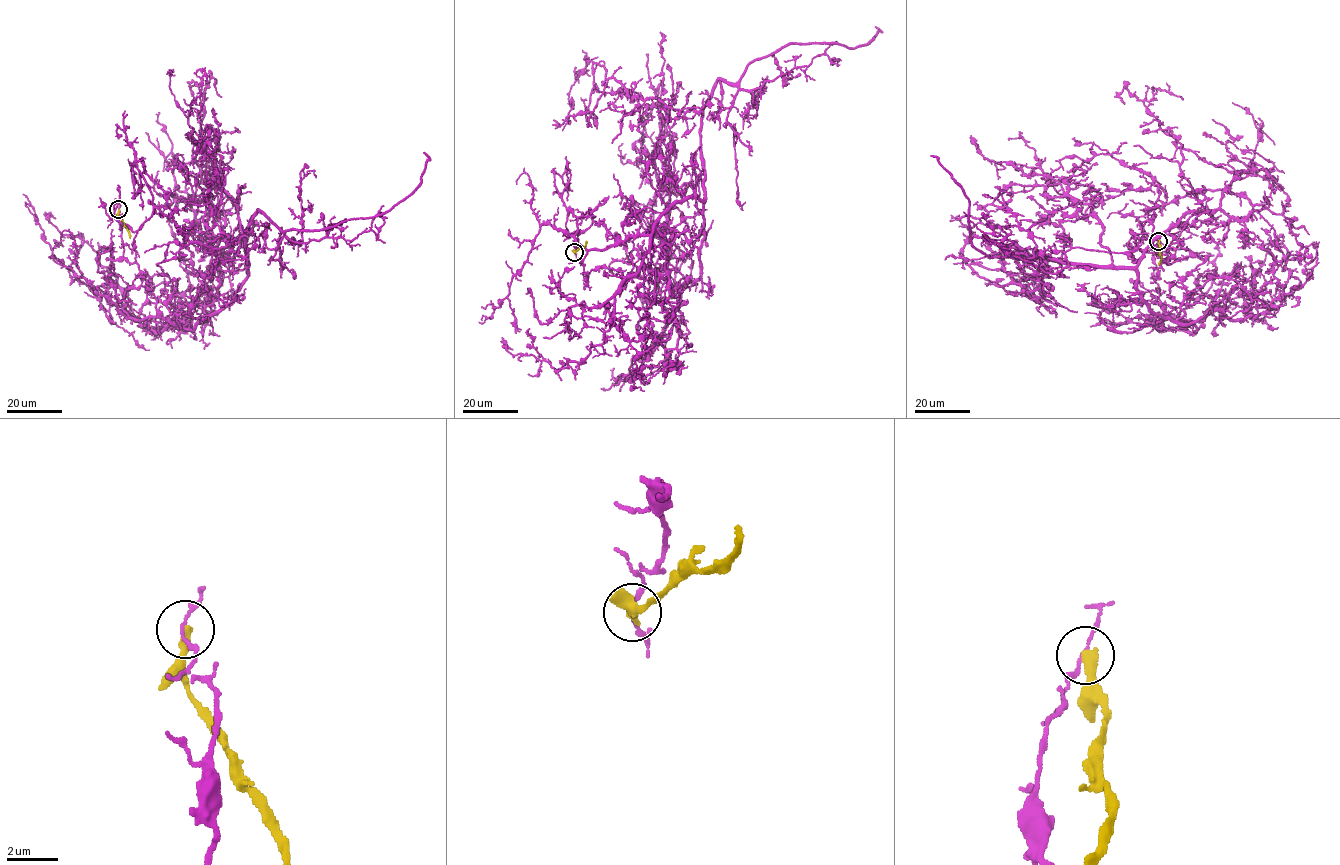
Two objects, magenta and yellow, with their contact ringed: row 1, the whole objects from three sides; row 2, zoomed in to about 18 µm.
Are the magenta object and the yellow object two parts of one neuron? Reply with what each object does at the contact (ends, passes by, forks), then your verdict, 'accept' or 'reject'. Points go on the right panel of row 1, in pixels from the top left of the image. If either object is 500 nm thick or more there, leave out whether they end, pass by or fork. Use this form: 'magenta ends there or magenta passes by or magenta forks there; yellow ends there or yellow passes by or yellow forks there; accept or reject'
magenta passes by; yellow ends there; reject

